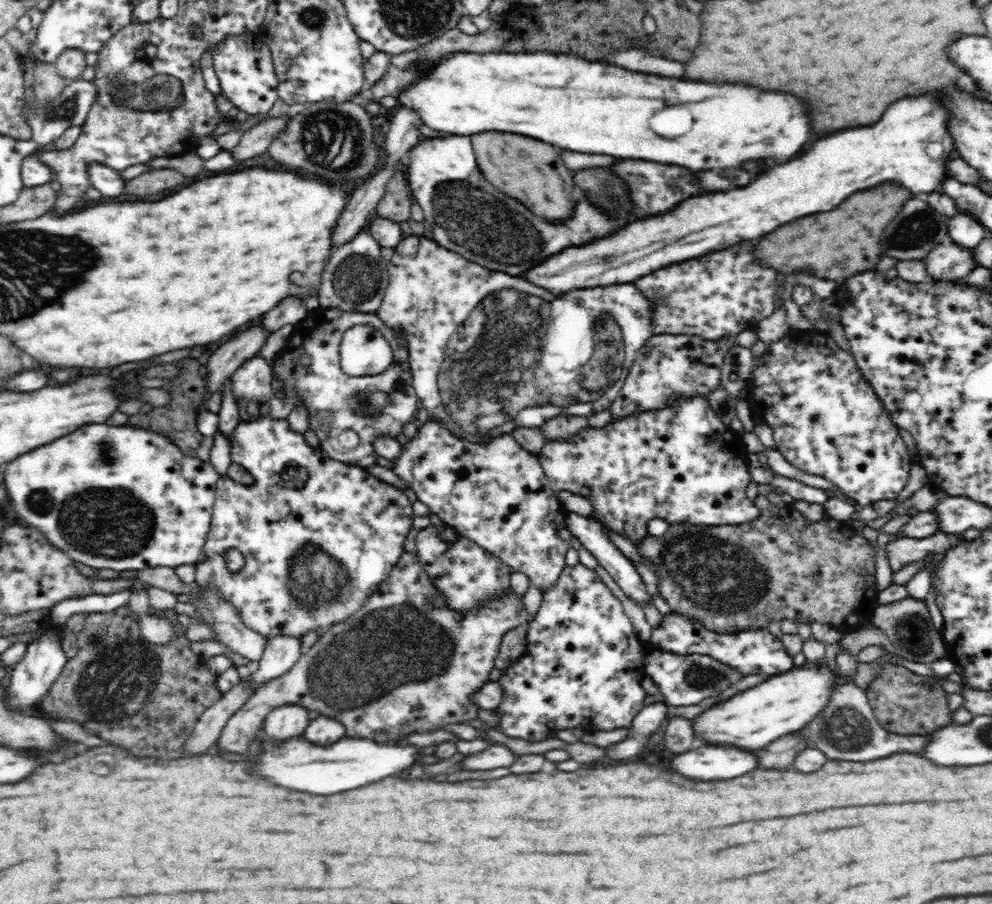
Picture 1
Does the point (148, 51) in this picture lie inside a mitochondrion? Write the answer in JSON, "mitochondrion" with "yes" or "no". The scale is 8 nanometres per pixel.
{"mitochondrion":"yes"}

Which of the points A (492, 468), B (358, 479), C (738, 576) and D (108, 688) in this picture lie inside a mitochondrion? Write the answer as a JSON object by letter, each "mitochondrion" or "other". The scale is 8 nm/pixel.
{"A":"other","B":"other","C":"mitochondrion","D":"mitochondrion"}

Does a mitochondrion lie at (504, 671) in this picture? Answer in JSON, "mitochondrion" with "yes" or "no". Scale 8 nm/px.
{"mitochondrion":"no"}

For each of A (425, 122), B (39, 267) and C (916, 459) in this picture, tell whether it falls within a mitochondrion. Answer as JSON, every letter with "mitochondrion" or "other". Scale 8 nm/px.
{"A":"other","B":"mitochondrion","C":"other"}

